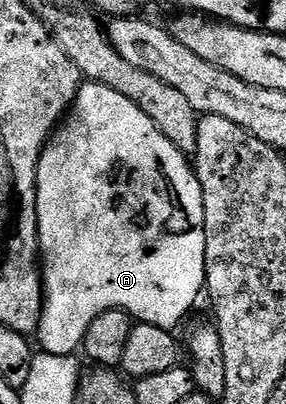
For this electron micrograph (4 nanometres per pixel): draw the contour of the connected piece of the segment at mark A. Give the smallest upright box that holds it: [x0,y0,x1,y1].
[36,82,206,356]

